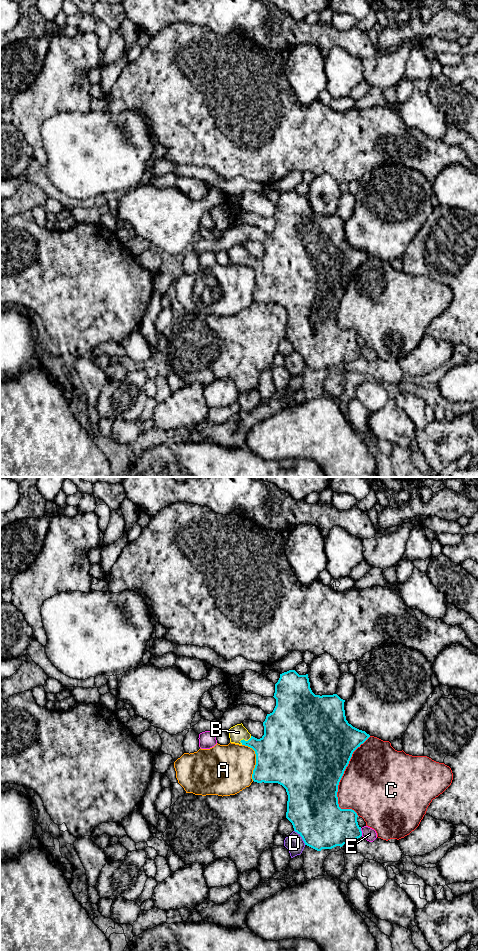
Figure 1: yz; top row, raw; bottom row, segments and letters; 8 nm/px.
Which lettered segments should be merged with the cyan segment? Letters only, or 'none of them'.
B

